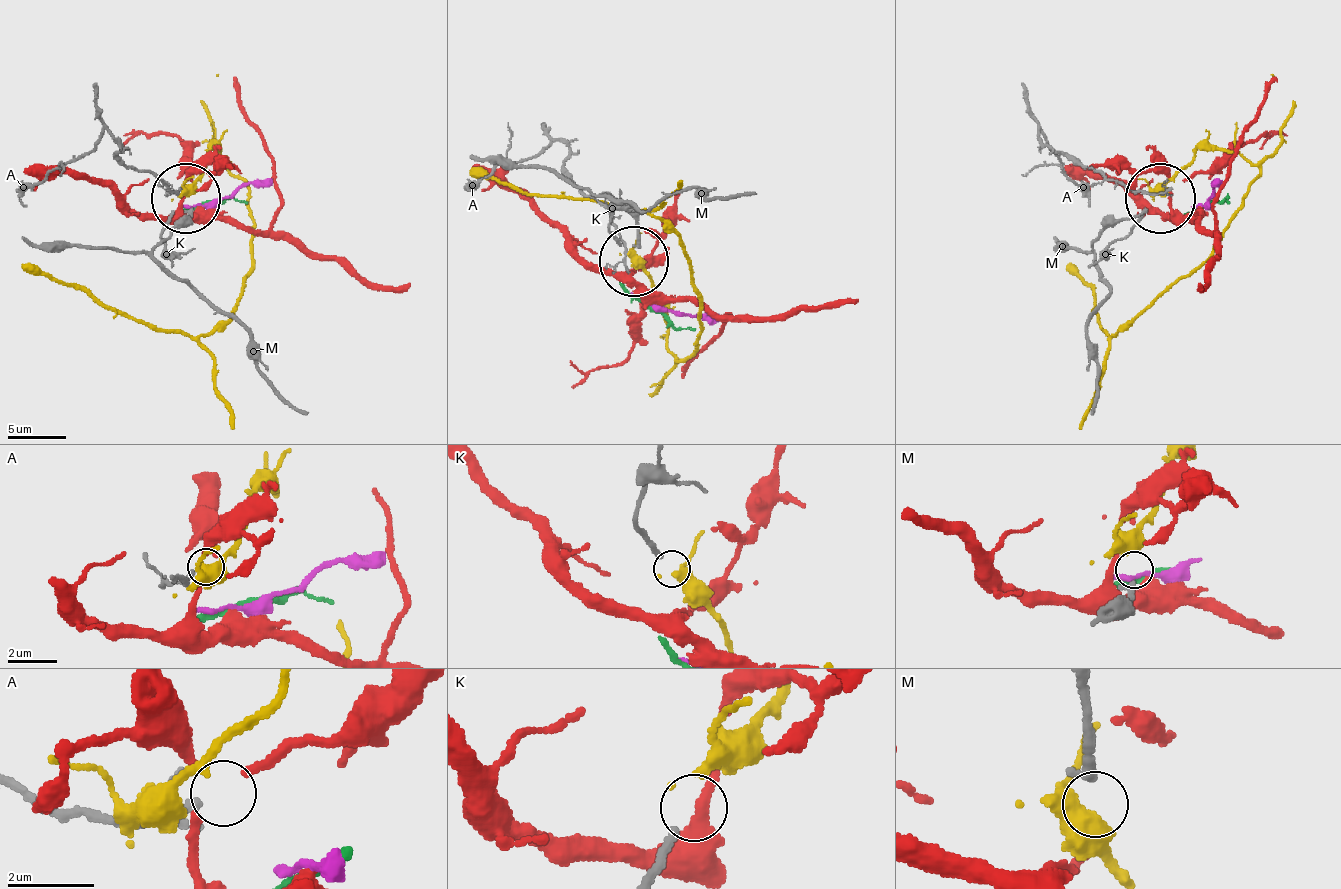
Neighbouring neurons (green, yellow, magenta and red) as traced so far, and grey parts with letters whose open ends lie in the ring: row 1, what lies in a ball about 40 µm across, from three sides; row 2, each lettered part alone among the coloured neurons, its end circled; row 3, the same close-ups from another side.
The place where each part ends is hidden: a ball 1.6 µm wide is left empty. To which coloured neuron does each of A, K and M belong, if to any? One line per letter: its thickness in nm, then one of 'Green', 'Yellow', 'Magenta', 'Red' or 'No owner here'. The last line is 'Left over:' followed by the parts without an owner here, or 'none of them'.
A: Thickness 180 nm. No owner here
K: Thickness 190 nm. Yellow
M: Thickness 240 nm. No owner here
Left over: A, M

